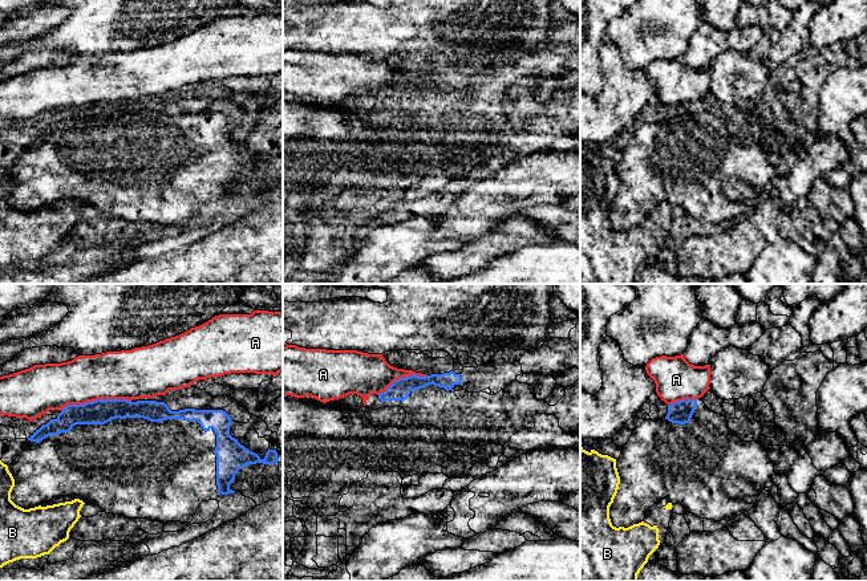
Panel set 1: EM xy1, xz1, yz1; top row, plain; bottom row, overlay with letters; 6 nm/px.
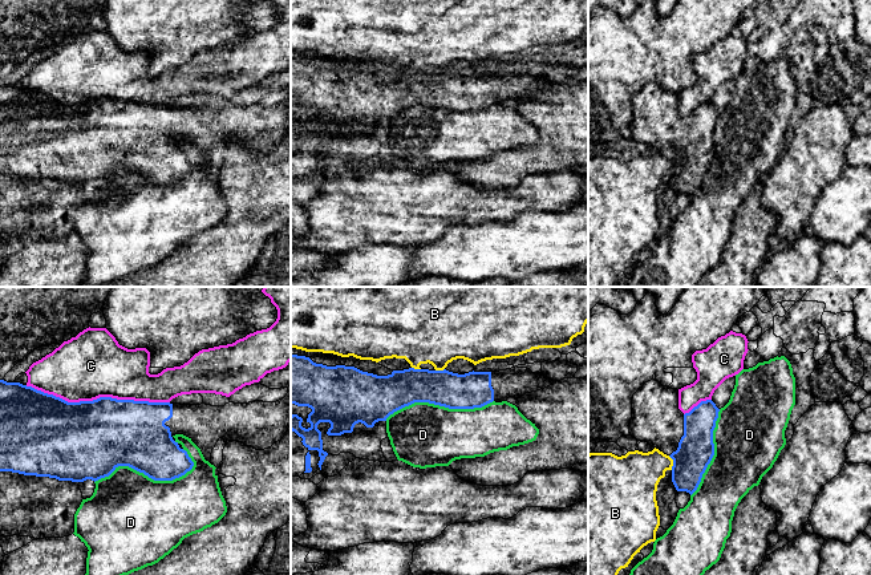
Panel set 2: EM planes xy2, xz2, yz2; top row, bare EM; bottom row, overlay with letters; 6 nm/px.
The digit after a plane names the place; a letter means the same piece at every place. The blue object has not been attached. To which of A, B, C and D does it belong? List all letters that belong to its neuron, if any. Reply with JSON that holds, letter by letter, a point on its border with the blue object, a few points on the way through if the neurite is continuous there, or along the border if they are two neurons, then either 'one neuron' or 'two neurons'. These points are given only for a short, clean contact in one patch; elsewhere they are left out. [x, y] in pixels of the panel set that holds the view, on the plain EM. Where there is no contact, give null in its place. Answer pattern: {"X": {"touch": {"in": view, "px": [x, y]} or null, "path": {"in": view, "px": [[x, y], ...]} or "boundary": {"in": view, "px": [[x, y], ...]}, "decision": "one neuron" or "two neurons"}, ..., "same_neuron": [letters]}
{"A": {"touch": {"in": "xy1", "px": [94, 104]}, "boundary": {"in": "xy1", "px": [[130, 102], [93, 102], [82, 106], [68, 106], [61, 114]]}, "decision": "two neurons"}, "B": {"touch": {"in": "yz2", "px": [673, 165]}, "decision": "two neurons"}, "C": {"touch": {"in": "xy2", "px": [97, 101]}, "decision": "two neurons"}, "D": {"touch": {"in": "xy2", "px": [145, 177]}, "decision": "two neurons"}, "same_neuron": []}

